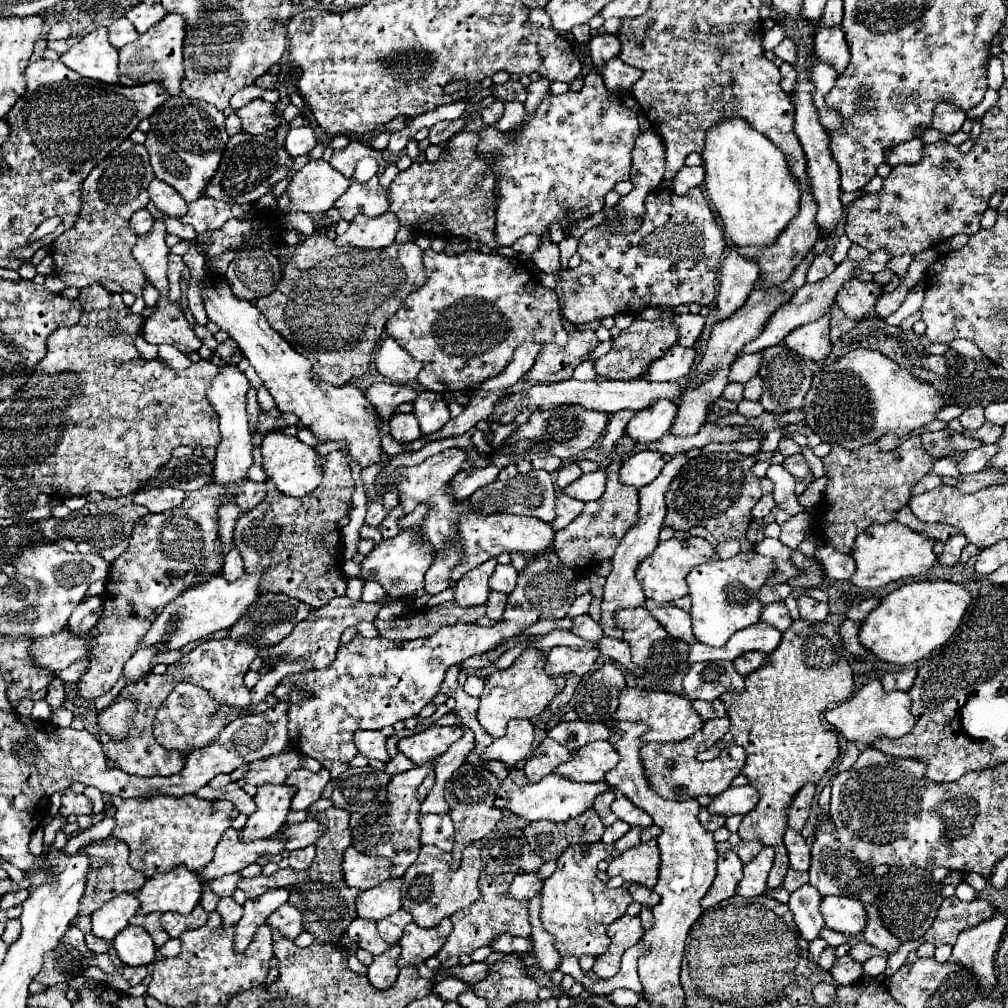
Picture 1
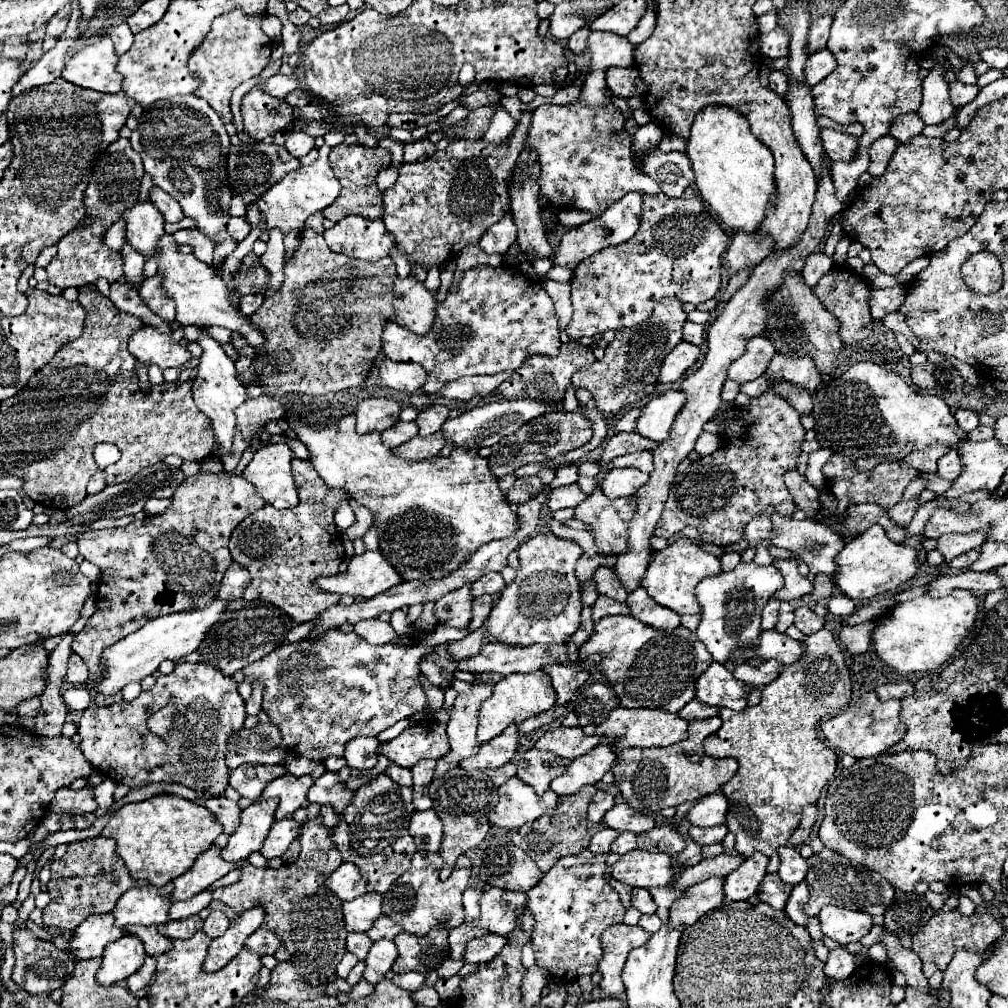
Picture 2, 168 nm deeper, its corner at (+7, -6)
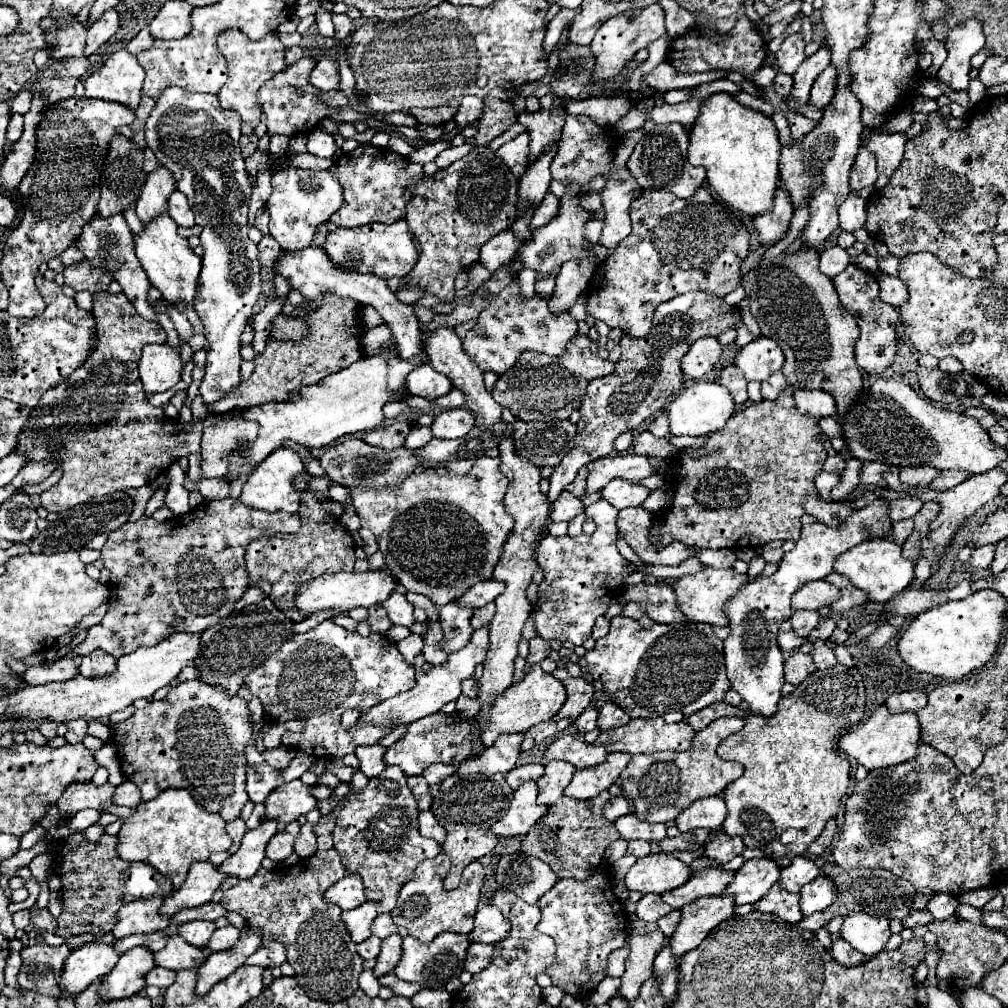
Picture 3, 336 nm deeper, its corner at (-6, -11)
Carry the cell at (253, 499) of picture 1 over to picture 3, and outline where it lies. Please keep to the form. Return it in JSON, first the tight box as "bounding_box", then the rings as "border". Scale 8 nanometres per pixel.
{"bounding_box":[24,498,300,684],"border":[[[224,498],[218,502],[206,502],[196,510],[176,516],[166,522],[156,522],[152,516],[142,516],[136,522],[126,522],[118,530],[108,534],[108,540],[102,548],[102,562],[110,570],[110,598],[108,598],[108,612],[100,624],[88,628],[86,638],[74,646],[68,654],[56,660],[52,666],[38,666],[28,668],[24,680],[28,684],[46,684],[68,680],[76,676],[74,656],[86,656],[92,650],[100,648],[112,656],[124,656],[134,652],[140,646],[156,646],[164,638],[176,632],[204,632],[220,618],[232,614],[234,604],[242,598],[244,590],[248,588],[248,574],[244,568],[244,550],[250,542],[258,538],[270,538],[274,534],[294,534],[300,530],[300,516],[298,514],[284,514],[284,512],[264,512],[264,510],[250,510],[240,500]]]}

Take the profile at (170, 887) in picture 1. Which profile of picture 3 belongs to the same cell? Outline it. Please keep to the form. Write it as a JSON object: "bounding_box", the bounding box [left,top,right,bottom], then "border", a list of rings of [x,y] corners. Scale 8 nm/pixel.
{"bounding_box":[112,898,170,938],"border":[[[164,898],[136,900],[122,906],[116,912],[116,924],[112,928],[114,938],[124,938],[130,934],[144,934],[164,930],[170,924],[168,916],[160,916],[160,906]]]}

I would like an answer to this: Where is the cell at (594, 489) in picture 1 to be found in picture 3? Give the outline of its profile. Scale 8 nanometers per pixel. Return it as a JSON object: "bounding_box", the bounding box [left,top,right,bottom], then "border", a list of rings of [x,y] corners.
{"bounding_box":[550,490,584,522],"border":[[[564,490],[564,492],[554,500],[554,508],[550,508],[550,520],[554,520],[554,522],[558,522],[558,520],[570,522],[570,520],[572,520],[574,516],[578,516],[580,512],[584,512],[582,500]]]}

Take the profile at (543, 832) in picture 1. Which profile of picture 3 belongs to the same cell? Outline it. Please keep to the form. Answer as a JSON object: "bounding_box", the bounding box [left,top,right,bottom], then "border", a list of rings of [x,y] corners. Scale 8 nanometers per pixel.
{"bounding_box":[522,792,620,882],"border":[[[600,792],[592,800],[574,800],[562,796],[560,802],[552,804],[544,818],[540,818],[540,822],[528,830],[522,840],[522,850],[540,858],[542,862],[548,862],[558,878],[576,878],[584,882],[596,870],[596,866],[600,866],[608,844],[620,838],[614,830],[614,822],[608,822],[602,814],[606,800],[610,800],[608,792]]]}

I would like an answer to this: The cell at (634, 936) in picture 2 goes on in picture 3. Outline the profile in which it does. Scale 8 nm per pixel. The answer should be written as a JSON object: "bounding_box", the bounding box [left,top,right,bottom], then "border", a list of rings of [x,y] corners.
{"bounding_box":[620,930,664,1002],"border":[[[654,930],[650,934],[632,936],[630,940],[630,956],[626,960],[626,972],[622,976],[620,994],[632,1002],[640,994],[640,986],[652,976],[652,964],[656,954],[664,946],[664,934]]]}

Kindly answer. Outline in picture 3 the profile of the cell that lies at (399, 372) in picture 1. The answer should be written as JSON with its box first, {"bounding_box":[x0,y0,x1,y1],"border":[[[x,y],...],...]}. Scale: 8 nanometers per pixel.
{"bounding_box":[408,364,452,400],"border":[[[422,364],[408,376],[408,392],[414,396],[422,396],[426,400],[436,400],[438,396],[444,396],[452,390],[452,382],[436,372],[430,364]]]}

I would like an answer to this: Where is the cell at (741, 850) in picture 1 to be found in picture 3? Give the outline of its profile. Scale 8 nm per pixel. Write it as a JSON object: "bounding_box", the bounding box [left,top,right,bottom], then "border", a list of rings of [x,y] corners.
{"bounding_box":[662,868,734,908],"border":[[[708,868],[708,870],[700,872],[698,876],[692,876],[680,888],[664,892],[662,900],[668,902],[672,908],[682,908],[702,896],[722,894],[724,888],[732,882],[732,878],[734,878],[734,872],[724,872],[720,868]]]}

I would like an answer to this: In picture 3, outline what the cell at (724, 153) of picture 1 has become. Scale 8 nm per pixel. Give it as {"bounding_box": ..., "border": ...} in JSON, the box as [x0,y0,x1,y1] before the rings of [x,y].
{"bounding_box":[688,92,780,216],"border":[[[718,92],[704,100],[696,122],[690,126],[688,162],[706,168],[708,184],[726,204],[742,214],[756,216],[772,208],[780,174],[780,148],[778,132],[770,116],[742,106],[726,92]]]}

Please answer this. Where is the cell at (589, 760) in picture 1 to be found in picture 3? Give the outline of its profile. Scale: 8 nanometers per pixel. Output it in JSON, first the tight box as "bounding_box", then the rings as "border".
{"bounding_box":[564,752,630,800],"border":[[[616,752],[608,754],[608,760],[600,766],[594,766],[592,770],[576,770],[572,782],[566,786],[564,794],[576,800],[590,800],[602,790],[608,790],[620,776],[620,772],[628,766],[630,754]]]}

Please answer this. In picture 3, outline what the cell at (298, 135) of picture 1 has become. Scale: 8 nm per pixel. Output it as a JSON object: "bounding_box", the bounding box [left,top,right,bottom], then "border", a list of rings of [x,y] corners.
{"bounding_box":[308,128,338,158],"border":[[[316,128],[314,132],[310,132],[308,136],[308,152],[320,156],[320,158],[332,158],[332,154],[338,150],[334,136],[326,130]]]}

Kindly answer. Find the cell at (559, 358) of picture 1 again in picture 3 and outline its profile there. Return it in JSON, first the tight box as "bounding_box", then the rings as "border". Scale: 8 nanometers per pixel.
{"bounding_box":[492,334,614,422],"border":[[[576,334],[562,356],[546,356],[540,352],[520,354],[514,368],[506,370],[494,384],[492,396],[504,408],[508,408],[518,420],[524,422],[554,422],[568,420],[572,410],[580,408],[588,382],[614,372],[614,362],[600,358],[590,350],[590,338]]]}

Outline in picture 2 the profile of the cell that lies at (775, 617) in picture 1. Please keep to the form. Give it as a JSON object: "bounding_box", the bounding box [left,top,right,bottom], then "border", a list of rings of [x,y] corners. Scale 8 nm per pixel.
{"bounding_box":[775,603,793,633],"border":[[[783,603],[783,605],[781,605],[781,609],[779,609],[779,619],[777,619],[775,631],[783,633],[791,623],[793,623],[793,607],[791,607],[789,603]]]}

